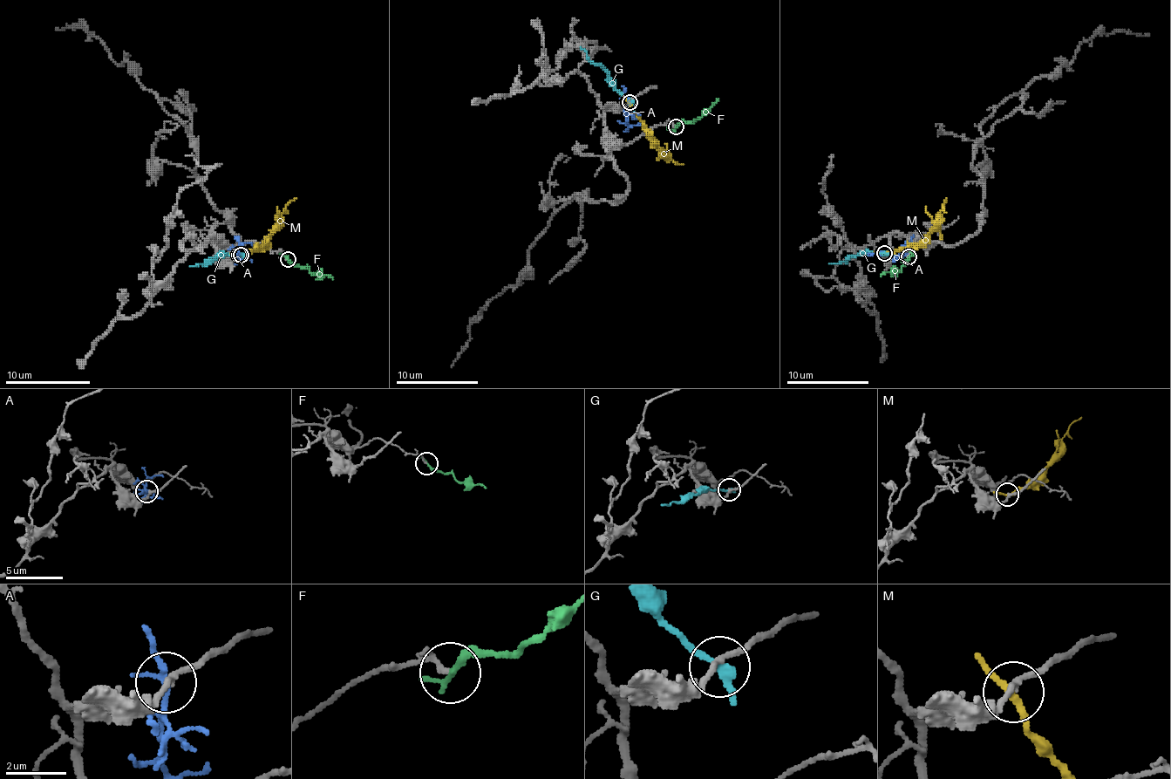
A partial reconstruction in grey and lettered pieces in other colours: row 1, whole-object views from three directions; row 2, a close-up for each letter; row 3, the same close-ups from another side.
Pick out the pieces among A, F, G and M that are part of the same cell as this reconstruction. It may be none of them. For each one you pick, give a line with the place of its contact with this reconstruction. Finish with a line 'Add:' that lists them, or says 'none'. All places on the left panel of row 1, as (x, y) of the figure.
F: (288, 259)
Add: F

